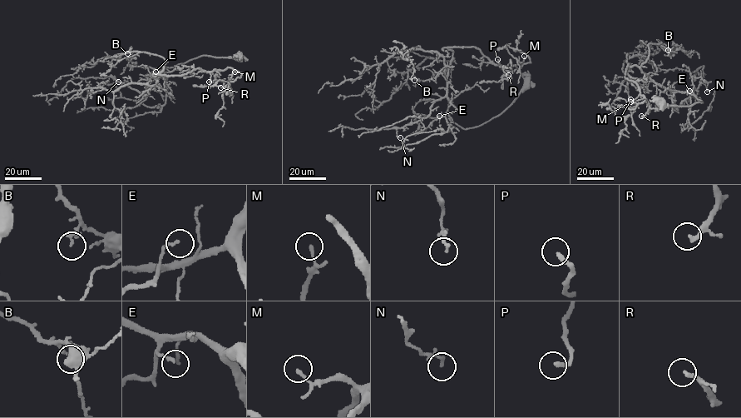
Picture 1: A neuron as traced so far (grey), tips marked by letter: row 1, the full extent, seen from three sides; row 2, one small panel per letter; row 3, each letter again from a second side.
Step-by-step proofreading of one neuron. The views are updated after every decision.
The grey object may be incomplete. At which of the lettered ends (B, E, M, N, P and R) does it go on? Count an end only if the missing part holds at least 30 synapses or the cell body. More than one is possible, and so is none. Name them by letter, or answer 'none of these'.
P, R

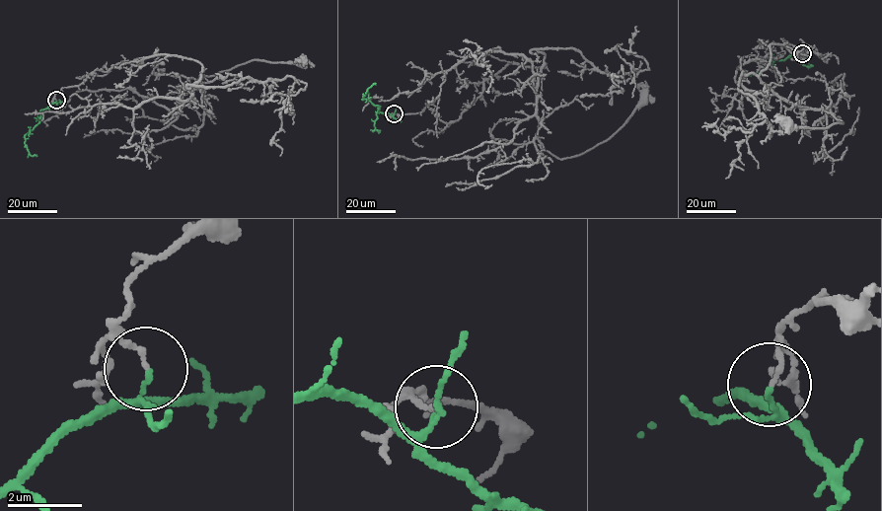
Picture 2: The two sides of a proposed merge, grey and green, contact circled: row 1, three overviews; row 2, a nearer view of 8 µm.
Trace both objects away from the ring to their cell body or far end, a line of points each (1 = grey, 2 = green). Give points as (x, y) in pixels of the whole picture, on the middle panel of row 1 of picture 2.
1: (394, 114), (427, 106), (457, 120), (508, 64), (545, 63), (537, 139), (564, 159), (607, 141), (644, 98)
2: (394, 114), (378, 110), (379, 107), (362, 99), (367, 89), (376, 85)

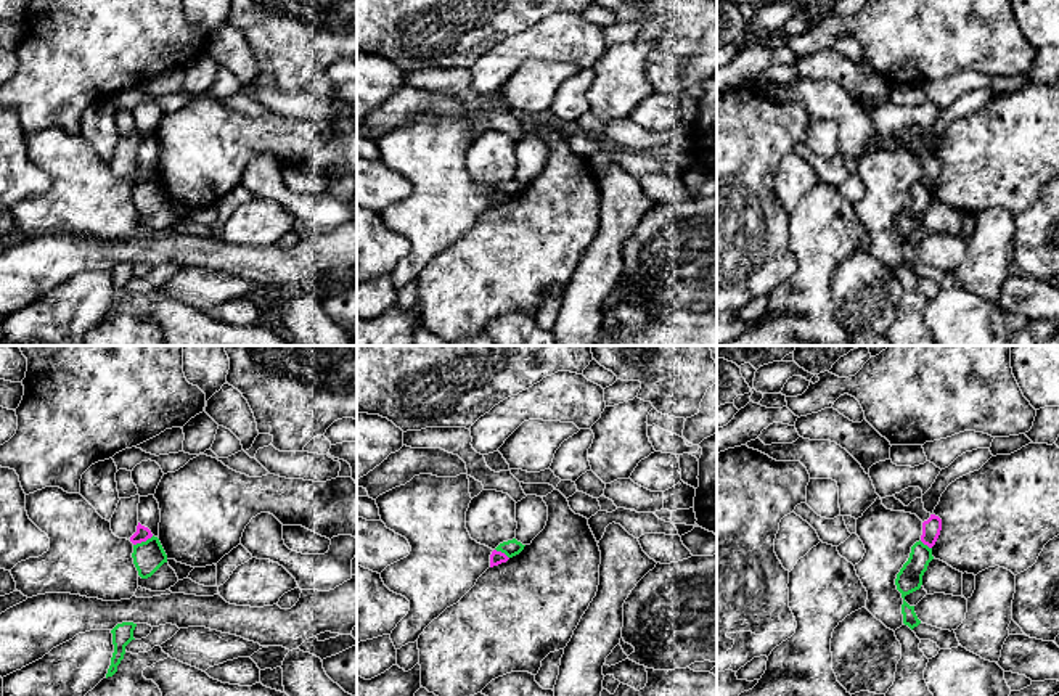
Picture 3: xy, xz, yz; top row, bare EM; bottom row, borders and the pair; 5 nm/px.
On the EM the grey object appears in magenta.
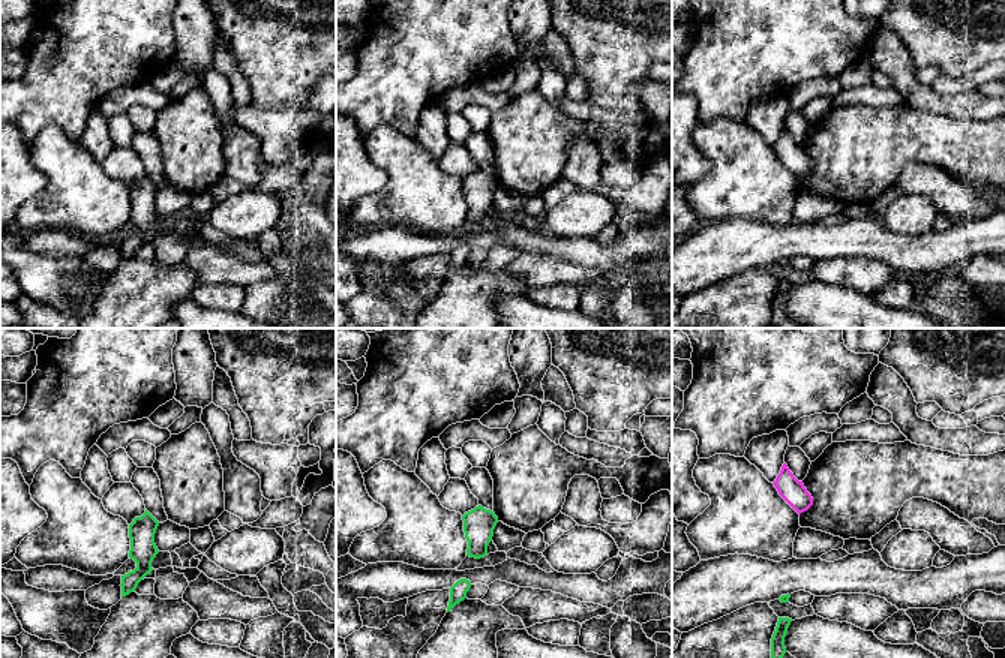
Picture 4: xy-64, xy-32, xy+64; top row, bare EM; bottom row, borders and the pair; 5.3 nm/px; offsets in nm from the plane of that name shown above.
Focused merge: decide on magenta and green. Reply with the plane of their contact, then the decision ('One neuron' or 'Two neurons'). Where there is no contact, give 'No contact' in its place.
Touches magenta in xy. Two neurons

